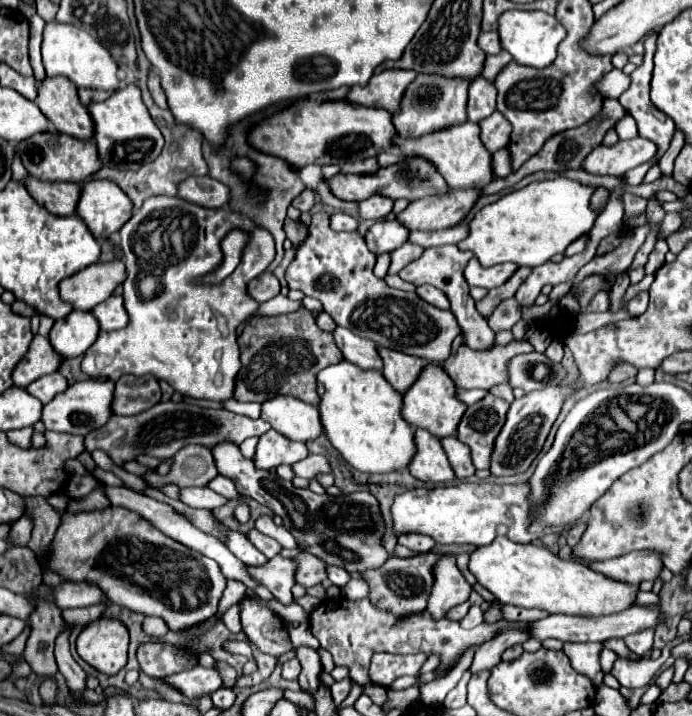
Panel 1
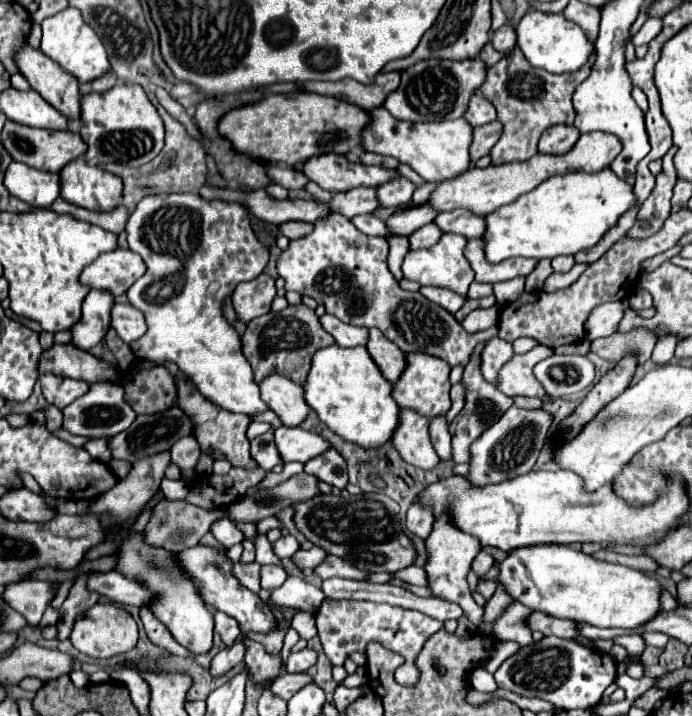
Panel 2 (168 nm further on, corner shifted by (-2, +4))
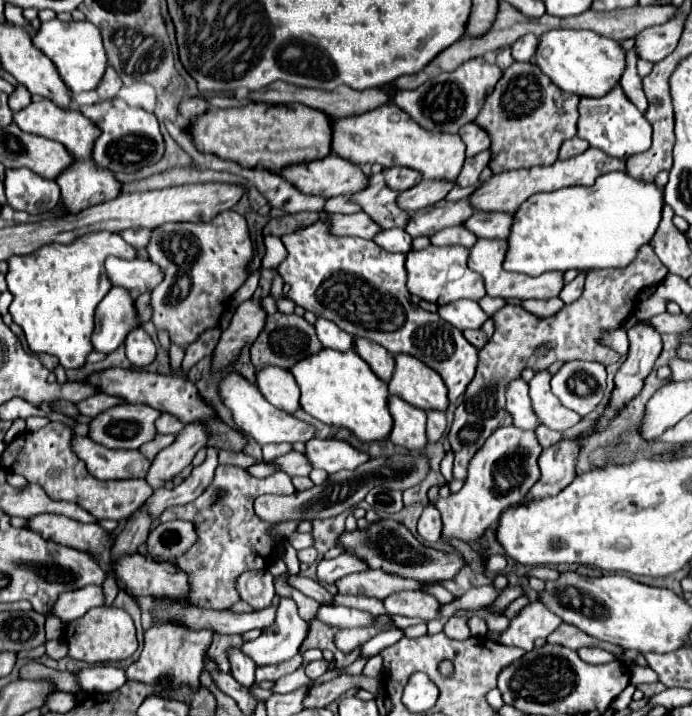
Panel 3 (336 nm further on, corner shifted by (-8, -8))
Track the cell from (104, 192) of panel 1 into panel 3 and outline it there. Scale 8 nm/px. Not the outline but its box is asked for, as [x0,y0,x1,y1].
[55,160,121,212]

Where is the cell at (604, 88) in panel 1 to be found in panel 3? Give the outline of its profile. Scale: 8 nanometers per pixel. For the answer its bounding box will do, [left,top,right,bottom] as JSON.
[579,86,651,158]

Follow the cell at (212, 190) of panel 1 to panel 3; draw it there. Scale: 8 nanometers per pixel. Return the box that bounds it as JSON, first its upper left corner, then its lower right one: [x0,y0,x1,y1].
[321,212,381,240]

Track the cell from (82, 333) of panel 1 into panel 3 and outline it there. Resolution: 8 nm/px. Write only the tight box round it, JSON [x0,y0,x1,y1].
[93,286,141,352]

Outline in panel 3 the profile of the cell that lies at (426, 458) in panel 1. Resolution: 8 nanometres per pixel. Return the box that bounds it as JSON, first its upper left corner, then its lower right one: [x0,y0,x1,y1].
[389,396,427,450]

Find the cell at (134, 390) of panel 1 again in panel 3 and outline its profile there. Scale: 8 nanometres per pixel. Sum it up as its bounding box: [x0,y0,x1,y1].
[157,414,183,434]

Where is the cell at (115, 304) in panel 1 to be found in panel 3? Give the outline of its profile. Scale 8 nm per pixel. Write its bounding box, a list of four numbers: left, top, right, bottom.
[125,328,157,368]

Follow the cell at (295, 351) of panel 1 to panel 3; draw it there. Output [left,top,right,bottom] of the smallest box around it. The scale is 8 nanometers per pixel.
[251,314,321,370]

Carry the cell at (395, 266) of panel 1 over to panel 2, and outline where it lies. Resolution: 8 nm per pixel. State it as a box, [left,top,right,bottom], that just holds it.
[409,224,441,250]

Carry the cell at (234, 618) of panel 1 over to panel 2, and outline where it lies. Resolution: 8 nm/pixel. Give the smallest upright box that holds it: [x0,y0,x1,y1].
[241,636,281,682]

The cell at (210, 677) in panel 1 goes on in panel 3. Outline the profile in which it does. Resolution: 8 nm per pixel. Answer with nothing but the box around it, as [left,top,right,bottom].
[243,598,309,666]

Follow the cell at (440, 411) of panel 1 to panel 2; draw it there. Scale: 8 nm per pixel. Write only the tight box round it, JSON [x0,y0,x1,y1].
[393,352,451,418]

